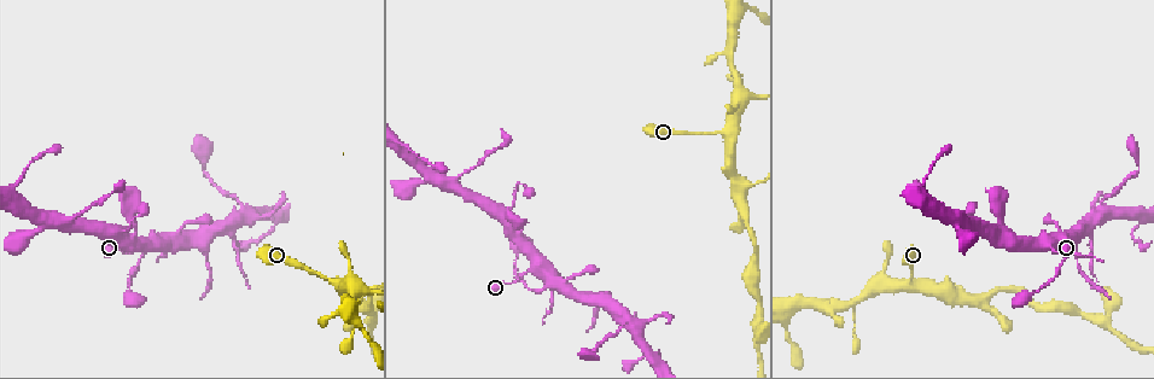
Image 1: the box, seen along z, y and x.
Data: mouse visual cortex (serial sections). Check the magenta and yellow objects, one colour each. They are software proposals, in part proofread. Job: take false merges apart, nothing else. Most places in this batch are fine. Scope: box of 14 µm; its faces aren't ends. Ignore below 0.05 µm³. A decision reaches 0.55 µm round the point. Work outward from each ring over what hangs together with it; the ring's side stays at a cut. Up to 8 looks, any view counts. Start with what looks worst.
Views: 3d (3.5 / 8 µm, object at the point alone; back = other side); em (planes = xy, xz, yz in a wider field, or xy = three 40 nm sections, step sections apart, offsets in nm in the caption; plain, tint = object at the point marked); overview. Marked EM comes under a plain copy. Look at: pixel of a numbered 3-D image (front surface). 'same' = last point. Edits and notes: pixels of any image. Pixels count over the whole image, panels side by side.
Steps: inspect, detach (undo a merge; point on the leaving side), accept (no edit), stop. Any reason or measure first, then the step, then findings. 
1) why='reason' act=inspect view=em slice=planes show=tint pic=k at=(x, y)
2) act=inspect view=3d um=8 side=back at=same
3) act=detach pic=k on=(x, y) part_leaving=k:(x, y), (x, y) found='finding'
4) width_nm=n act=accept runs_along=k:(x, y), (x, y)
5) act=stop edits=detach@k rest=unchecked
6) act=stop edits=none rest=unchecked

why='thick turns thin' act=inspect view=3d um=3.5 pic=1 at=(354, 331)

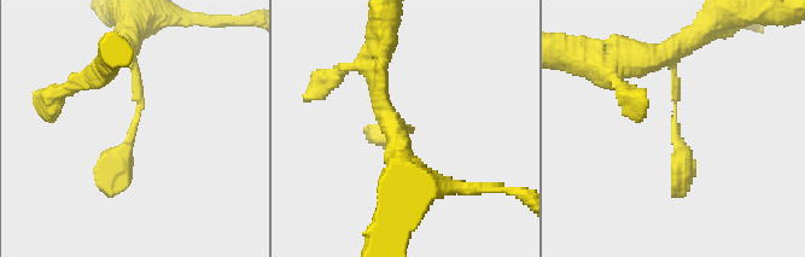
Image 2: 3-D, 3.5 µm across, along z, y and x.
act=inspect view=em slice=xy step=5 show=tint pic=2 at=(674, 116)

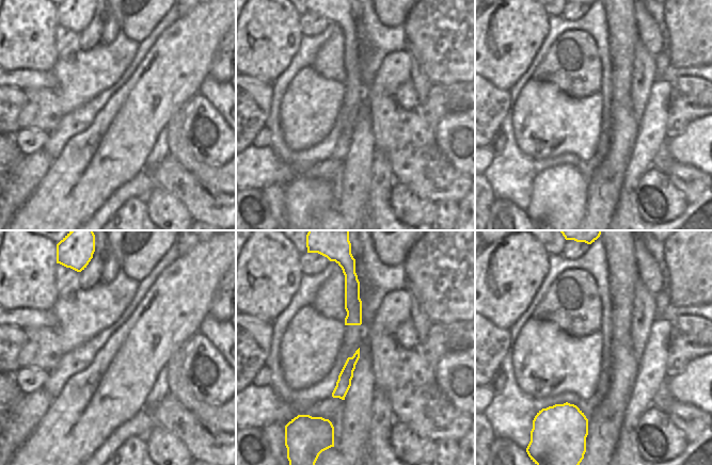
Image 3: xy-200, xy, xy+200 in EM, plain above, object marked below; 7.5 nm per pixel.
act=accept runs_along=2:(124, 42), (139, 121), (109, 187) found='one cell here'

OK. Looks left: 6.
why='three-way junction' act=inspect view=3d um=3.5 pic=1 at=(190, 238)

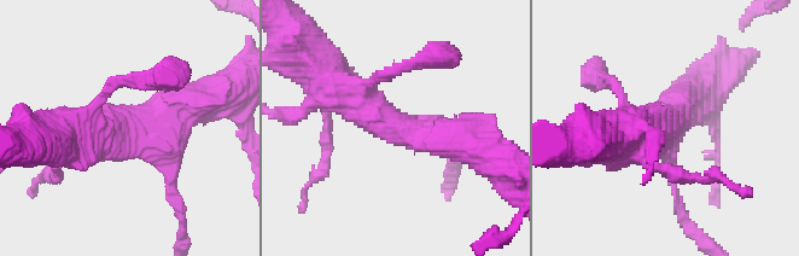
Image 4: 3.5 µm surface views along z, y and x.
act=inspect view=em slice=xy step=1 show=tint pic=4 at=(404, 130)

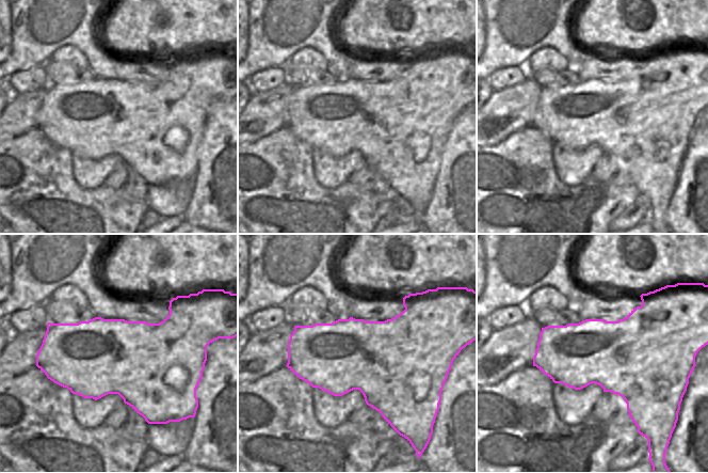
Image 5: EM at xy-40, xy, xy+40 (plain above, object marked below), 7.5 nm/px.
width_nm=600 act=accept runs_along=4:(336, 86), (407, 133), (473, 147) found='one cell here'

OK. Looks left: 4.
why='narrows sharply' act=inspect view=3d um=3.5 side=back pic=1 at=(246, 214)

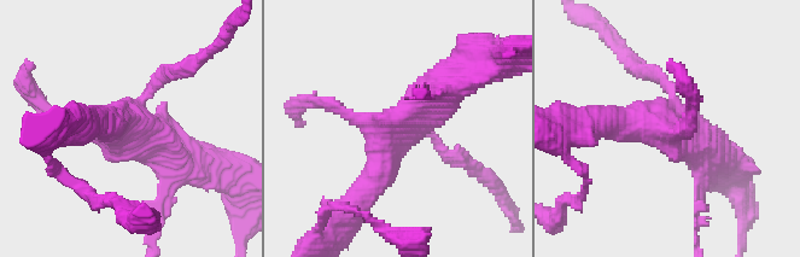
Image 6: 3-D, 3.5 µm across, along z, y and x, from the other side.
act=inspect view=em slice=xy step=5 show=tint pic=6 at=(669, 124)

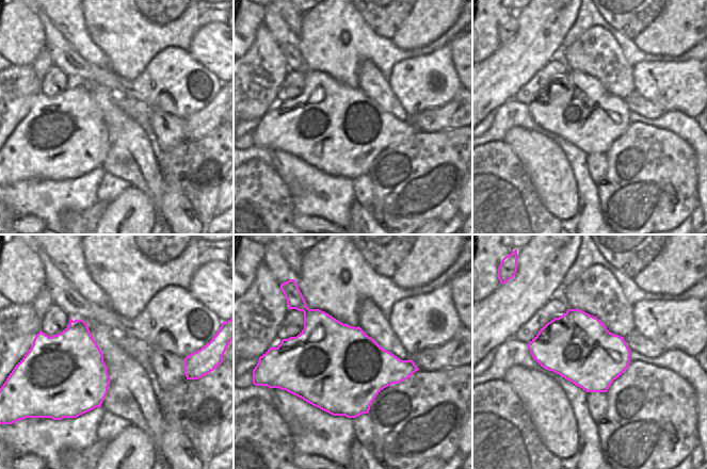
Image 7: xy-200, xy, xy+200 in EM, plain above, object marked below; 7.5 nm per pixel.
act=accept runs_along=6:(460, 76), (383, 139), (363, 191) found='all the same cell'

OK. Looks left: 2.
act=stop edits=none rest=unchecked

